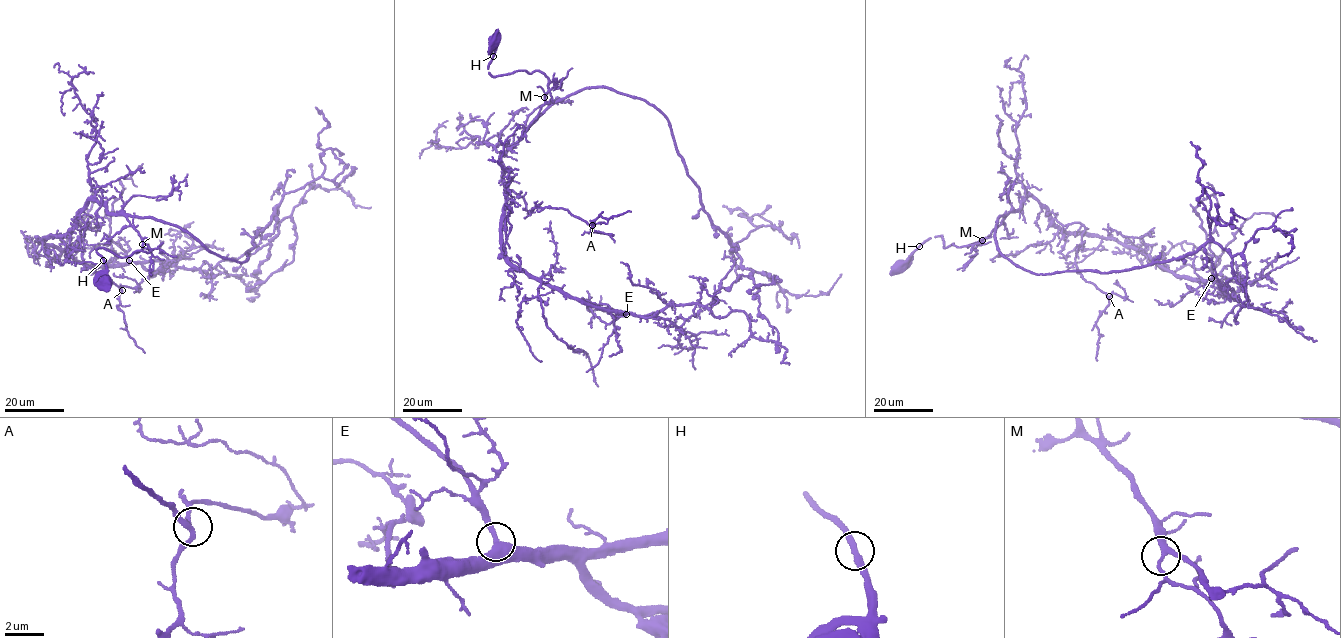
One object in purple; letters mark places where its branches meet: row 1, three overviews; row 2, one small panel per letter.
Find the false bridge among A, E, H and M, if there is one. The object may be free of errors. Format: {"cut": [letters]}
{"cut": []}

